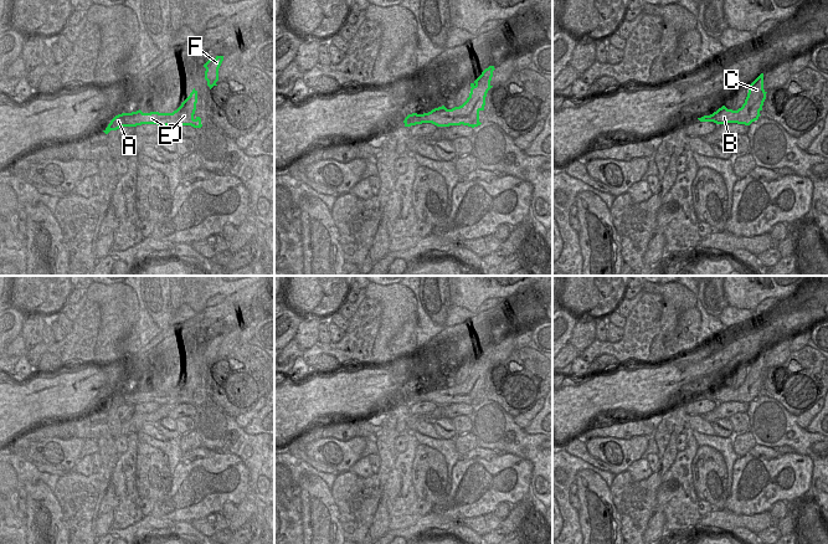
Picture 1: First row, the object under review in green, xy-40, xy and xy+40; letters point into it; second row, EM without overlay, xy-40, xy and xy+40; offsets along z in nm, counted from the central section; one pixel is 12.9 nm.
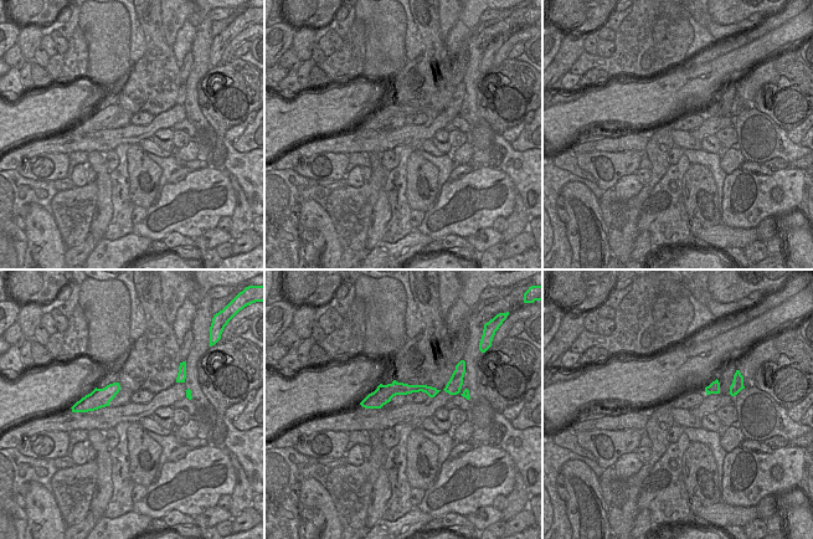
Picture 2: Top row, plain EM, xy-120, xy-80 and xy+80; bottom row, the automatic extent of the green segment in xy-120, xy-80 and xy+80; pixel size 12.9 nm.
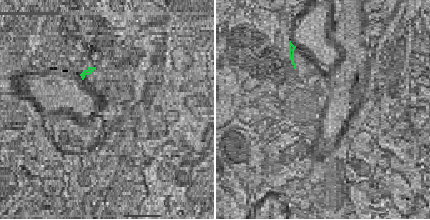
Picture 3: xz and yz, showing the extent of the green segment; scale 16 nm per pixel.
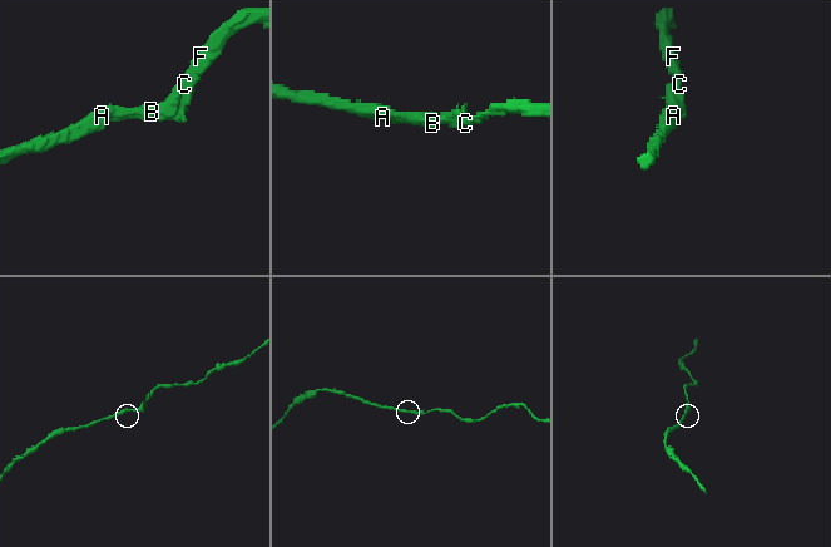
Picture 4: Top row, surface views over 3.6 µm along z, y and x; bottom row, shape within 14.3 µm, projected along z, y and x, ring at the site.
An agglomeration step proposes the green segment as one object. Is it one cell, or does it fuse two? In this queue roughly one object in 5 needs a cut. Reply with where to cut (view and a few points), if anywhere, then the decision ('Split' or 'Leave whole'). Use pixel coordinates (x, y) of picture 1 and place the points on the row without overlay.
No split. Leave whole.

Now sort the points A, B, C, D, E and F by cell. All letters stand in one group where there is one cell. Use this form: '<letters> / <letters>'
A B C D E F

